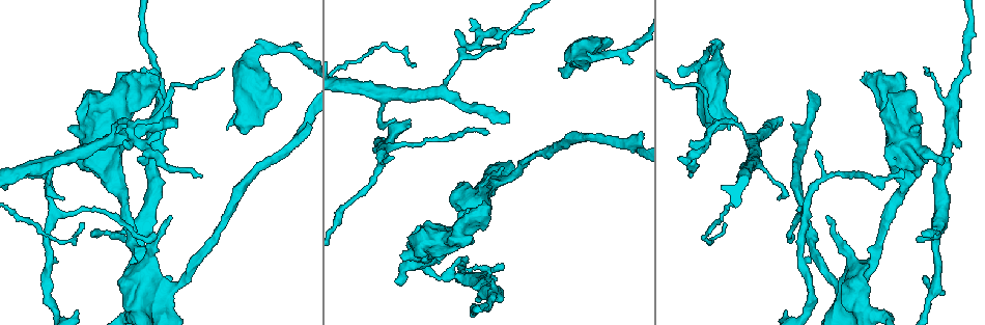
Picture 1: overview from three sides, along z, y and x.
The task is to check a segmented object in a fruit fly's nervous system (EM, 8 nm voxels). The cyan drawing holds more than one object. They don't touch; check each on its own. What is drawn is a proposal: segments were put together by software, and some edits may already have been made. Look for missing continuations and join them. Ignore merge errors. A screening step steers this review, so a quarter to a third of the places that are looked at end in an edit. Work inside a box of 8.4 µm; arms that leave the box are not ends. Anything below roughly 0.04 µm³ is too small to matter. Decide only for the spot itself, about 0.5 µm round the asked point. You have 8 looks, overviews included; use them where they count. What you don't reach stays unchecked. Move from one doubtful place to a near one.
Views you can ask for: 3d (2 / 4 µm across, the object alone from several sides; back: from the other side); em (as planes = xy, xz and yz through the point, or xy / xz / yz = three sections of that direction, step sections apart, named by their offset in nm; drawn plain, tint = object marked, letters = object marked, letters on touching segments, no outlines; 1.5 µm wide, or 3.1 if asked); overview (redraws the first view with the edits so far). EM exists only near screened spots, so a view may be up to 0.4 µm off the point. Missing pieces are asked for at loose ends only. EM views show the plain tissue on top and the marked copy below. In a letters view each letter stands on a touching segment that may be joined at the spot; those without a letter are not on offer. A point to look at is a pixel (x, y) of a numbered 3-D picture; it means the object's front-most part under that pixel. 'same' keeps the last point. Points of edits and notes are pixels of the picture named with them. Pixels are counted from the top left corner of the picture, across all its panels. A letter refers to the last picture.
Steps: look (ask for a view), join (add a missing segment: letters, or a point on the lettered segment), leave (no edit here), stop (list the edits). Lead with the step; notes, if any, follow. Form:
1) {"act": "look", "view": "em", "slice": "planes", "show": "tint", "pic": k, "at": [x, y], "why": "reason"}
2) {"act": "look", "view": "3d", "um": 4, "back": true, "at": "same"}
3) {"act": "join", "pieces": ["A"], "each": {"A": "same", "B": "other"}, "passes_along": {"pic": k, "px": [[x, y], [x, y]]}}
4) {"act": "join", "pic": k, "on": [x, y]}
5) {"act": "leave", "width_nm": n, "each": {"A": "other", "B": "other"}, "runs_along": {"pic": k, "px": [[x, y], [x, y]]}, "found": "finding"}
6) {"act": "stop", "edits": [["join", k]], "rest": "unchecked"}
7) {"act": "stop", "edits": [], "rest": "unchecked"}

{"act": "look", "view": "em", "um": 3.1, "slice": "xy", "step": 8, "show": "tint", "pic": 1, "at": [922, 231], "why": "an open end"}

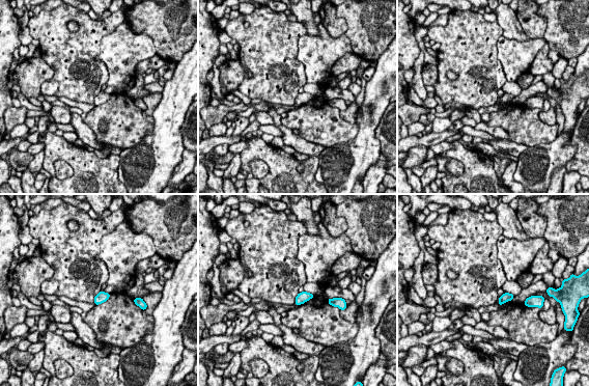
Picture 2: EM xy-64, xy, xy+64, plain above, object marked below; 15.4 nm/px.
{"act": "look", "view": "em", "um": 3.1, "slice": "planes", "show": "letters", "at": "same", "why": "cut it another way"}

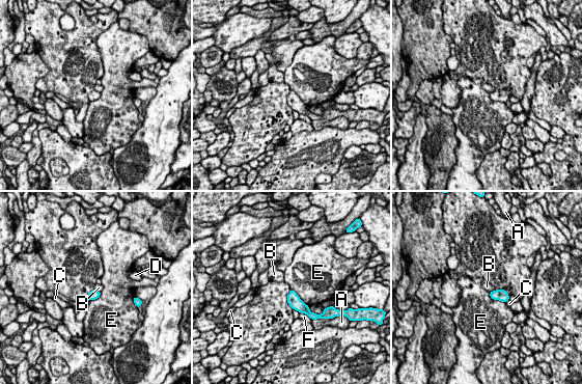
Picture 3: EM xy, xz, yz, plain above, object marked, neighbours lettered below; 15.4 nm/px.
{"act": "leave", "width_nm": 140, "each": {"A": "other", "B": "other", "C": "other", "D": "other", "E": "other", "F": "other"}, "border": {"pic": 3, "px": [[94, 289], [100, 292]]}, "found": "no lettered segment goes on from it"}

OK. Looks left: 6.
{"act": "look", "view": "em", "slice": "xz", "step": 4, "show": "letters", "pic": 1, "at": [155, 234], "why": "long arm stops here"}

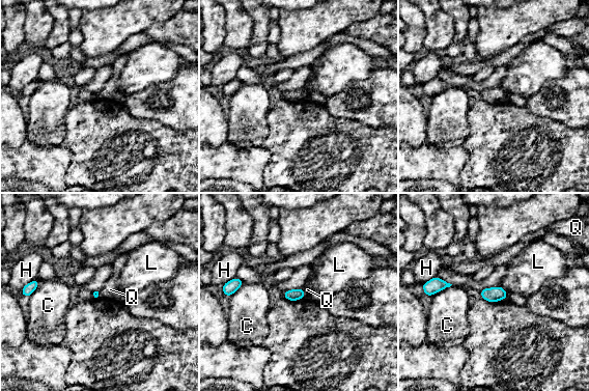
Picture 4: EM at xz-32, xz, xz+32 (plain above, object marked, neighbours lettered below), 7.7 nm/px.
{"act": "leave", "each": {"C": "other", "H": "other", "L": "other", "Q": "other"}, "border": {"pic": 4, "px": [[302, 288], [306, 297]]}, "found": "none of them fits"}

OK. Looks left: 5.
{"act": "look", "view": "em", "slice": "xz", "step": 8, "show": "tint", "pic": 1, "at": [124, 141], "why": "thin end"}

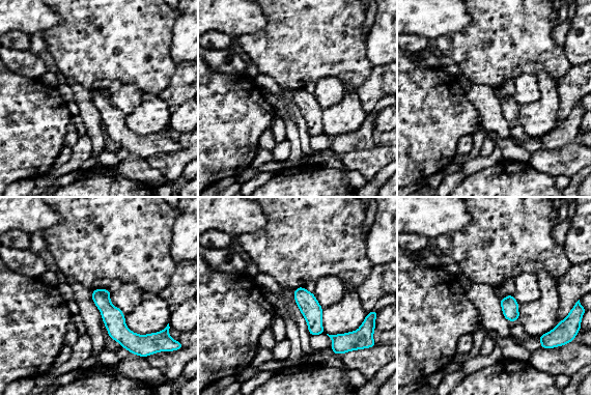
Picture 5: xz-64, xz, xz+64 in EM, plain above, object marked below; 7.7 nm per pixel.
{"act": "look", "view": "em", "slice": "planes", "show": "letters", "at": "same"}

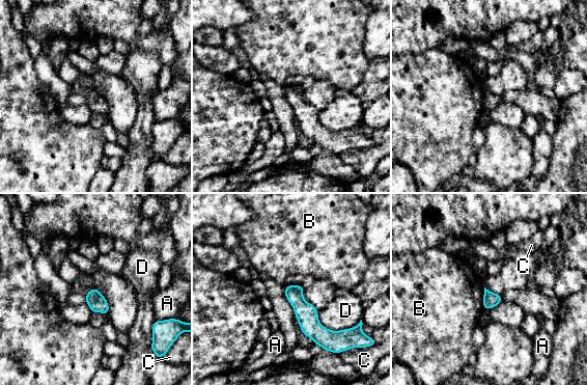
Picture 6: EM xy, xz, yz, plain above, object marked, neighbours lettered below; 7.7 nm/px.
{"act": "leave", "width_nm": 120, "each": {"A": "other", "B": "other", "C": "other", "D": "other"}, "border": {"pic": 6, "px": [[483, 298], [482, 307]]}, "found": "no lettered segment goes on from it"}

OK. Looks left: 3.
{"act": "stop", "edits": [], "rest": "unchecked"}

